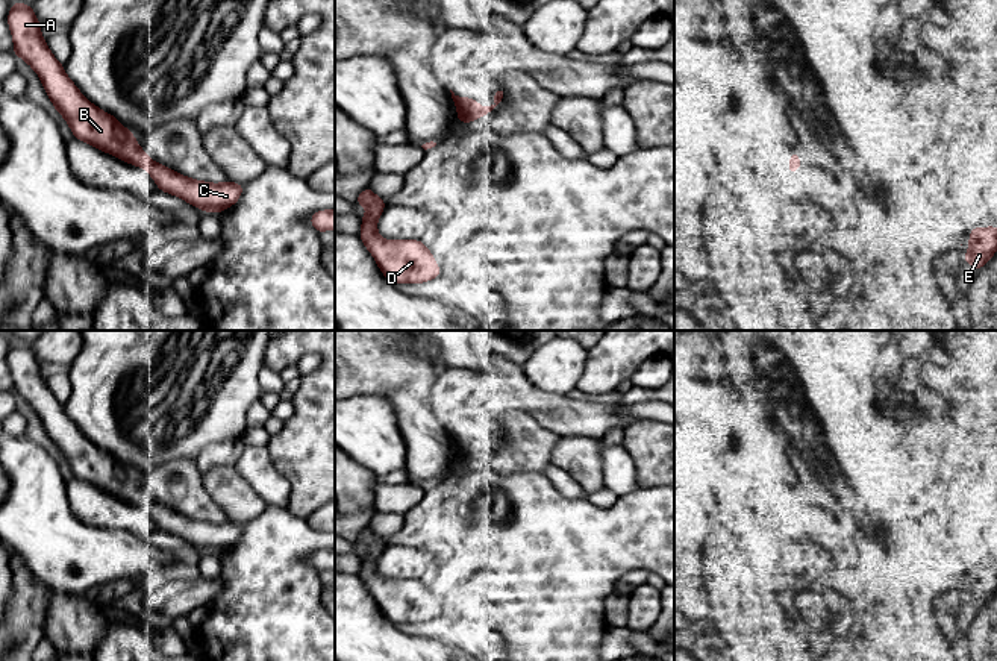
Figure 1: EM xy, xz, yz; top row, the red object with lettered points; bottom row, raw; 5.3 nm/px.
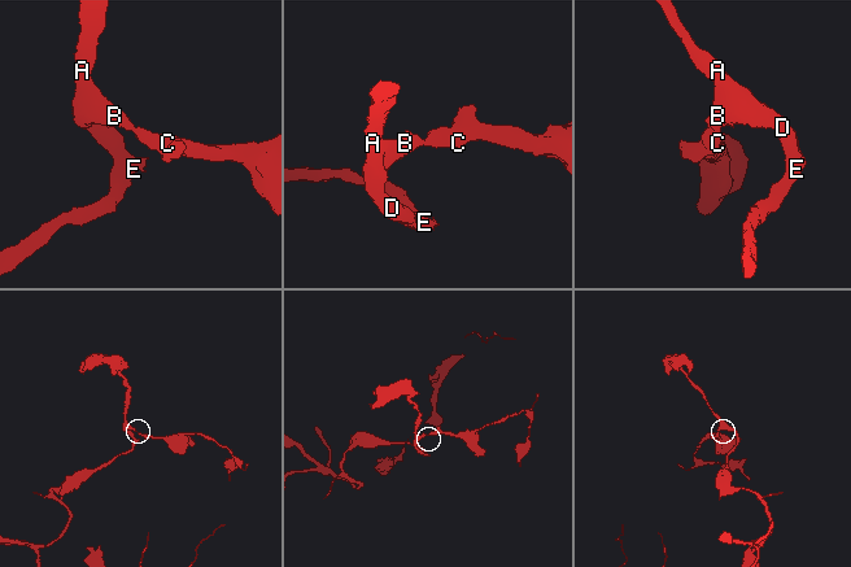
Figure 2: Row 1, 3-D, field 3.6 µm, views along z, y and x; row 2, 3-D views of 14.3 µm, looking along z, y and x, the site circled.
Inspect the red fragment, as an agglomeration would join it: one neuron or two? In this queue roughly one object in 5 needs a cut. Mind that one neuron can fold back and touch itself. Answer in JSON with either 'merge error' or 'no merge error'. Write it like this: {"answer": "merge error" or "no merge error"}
{"answer": "no merge error"}

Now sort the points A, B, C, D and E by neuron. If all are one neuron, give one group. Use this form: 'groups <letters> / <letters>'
groups A B C D E

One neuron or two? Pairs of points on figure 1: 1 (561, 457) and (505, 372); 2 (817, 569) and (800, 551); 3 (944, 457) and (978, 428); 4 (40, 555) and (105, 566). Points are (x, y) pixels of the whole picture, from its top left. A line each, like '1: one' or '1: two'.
1: two
2: one
3: one
4: one

